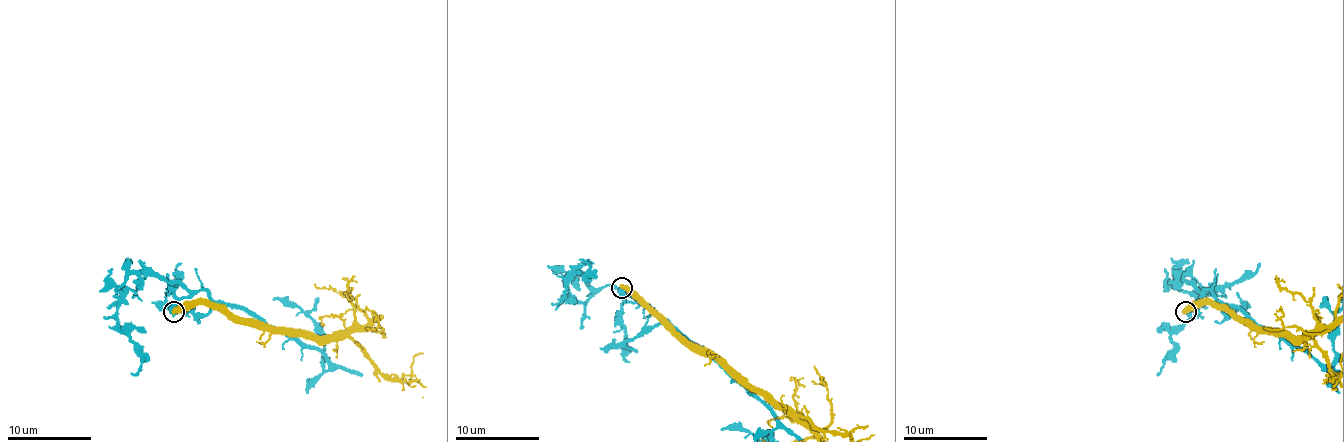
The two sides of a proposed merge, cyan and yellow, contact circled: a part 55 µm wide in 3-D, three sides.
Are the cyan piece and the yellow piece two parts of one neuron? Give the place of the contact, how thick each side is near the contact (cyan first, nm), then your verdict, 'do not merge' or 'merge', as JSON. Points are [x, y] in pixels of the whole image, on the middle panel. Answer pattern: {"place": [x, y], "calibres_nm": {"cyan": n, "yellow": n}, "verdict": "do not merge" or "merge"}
{"place": [622, 287], "calibres_nm": {"cyan": 500, "yellow": 550}, "verdict": "do not merge"}

